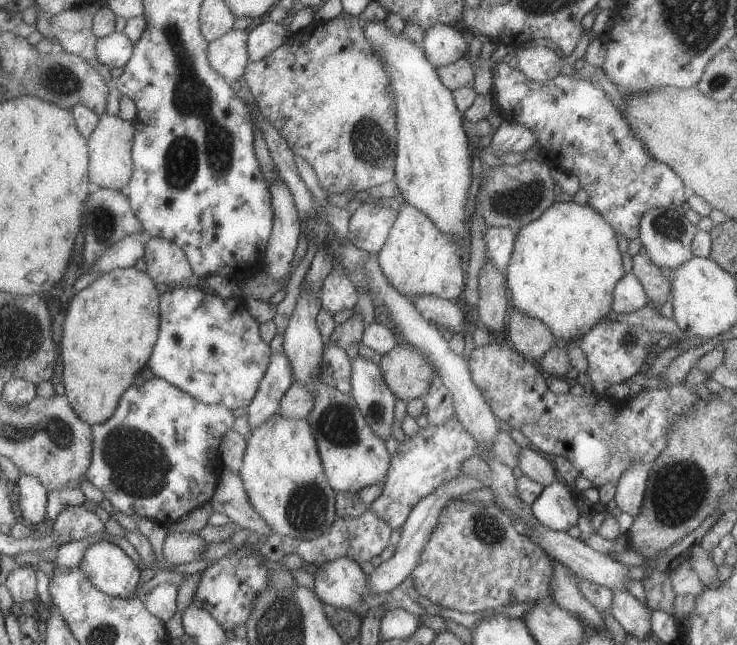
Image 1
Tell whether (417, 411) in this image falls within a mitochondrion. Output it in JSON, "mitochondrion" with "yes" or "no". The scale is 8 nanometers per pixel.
{"mitochondrion":"no"}

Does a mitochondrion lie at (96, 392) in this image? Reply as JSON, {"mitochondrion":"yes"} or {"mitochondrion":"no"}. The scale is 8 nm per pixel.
{"mitochondrion":"no"}

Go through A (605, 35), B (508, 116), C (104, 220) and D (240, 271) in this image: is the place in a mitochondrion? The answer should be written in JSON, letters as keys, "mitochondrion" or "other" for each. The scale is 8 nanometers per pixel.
{"A":"other","B":"other","C":"mitochondrion","D":"other"}

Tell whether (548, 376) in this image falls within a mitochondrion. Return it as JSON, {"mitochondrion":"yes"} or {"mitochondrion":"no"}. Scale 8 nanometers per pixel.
{"mitochondrion":"no"}

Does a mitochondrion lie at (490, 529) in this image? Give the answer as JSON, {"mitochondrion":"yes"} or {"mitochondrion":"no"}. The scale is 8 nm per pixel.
{"mitochondrion":"yes"}

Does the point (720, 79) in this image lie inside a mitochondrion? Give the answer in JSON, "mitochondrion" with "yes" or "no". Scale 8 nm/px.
{"mitochondrion":"yes"}

